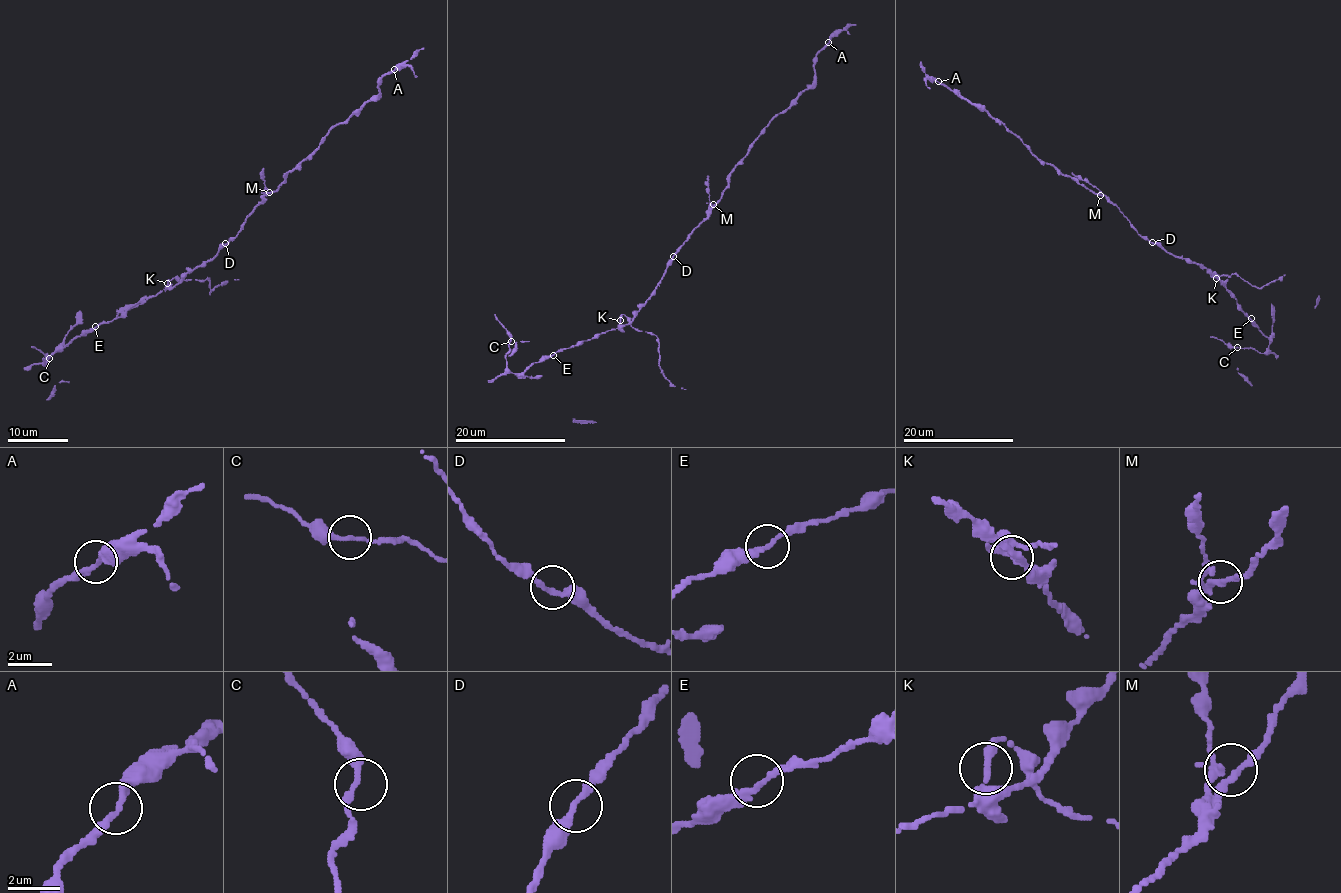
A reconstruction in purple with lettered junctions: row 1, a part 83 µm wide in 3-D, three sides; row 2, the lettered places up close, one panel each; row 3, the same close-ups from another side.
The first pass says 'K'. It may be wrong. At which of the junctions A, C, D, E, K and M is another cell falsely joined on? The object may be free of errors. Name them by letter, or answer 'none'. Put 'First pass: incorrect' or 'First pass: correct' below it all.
K
First pass: correct

